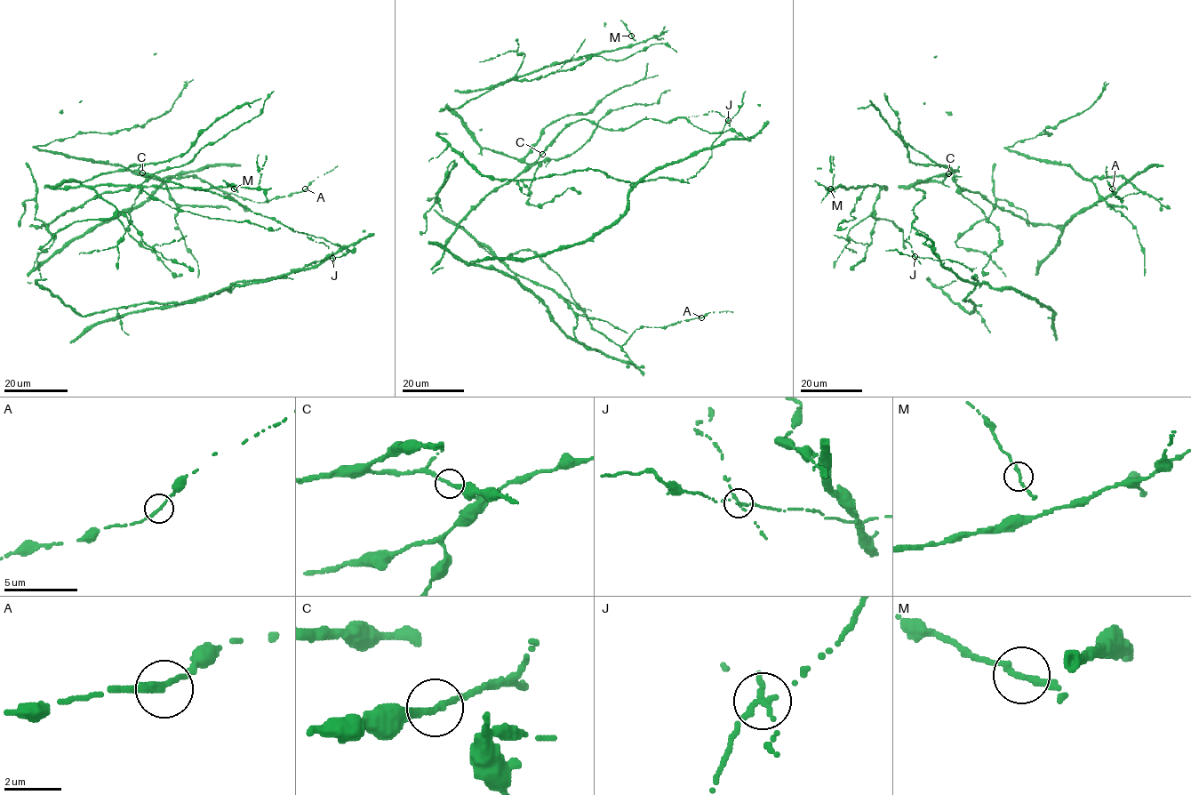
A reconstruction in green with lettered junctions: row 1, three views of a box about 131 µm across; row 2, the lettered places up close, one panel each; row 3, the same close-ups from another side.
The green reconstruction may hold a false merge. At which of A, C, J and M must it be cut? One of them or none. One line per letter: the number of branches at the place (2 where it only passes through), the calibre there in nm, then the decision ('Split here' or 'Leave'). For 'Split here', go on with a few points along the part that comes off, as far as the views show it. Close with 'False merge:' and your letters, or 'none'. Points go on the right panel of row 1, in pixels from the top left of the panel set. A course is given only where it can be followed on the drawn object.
A: Branches: 2. Thickness 240 nm. Leave
C: Branches: 2. Thickness 200 nm. Leave
J: Branches: 2. Thickness 240 nm. Split here. Course of the part to remove: (915, 257), (952, 260), (971, 270), (976, 268)
M: Branches: 2. Thickness 240 nm. Leave
False merge: J

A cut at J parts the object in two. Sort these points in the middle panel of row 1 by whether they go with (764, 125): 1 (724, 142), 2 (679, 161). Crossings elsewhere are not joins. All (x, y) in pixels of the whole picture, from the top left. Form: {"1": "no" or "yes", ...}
{"1": "yes", "2": "yes"}

